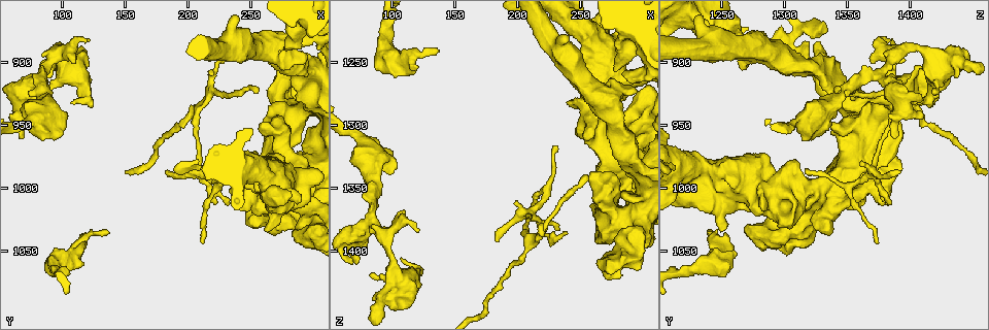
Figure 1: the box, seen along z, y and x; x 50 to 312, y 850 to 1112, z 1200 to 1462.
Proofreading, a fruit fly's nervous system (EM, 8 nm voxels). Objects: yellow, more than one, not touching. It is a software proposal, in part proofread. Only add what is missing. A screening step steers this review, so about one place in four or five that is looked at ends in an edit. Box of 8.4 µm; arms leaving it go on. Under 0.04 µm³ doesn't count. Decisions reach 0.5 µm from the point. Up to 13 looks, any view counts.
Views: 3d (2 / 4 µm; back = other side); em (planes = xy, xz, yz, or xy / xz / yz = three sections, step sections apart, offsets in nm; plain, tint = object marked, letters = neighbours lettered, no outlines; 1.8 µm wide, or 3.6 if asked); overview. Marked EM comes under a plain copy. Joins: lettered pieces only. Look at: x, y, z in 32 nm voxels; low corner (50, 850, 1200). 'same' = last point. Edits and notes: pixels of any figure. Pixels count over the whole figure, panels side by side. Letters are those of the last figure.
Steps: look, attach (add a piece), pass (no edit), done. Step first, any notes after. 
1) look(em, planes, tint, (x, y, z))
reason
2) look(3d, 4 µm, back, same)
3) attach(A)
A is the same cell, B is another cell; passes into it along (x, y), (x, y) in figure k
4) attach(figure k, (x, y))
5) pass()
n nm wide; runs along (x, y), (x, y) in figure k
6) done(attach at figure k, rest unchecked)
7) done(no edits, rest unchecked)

look(em, 3.6 µm, planes, letters, (230, 1012, 1384))
free end

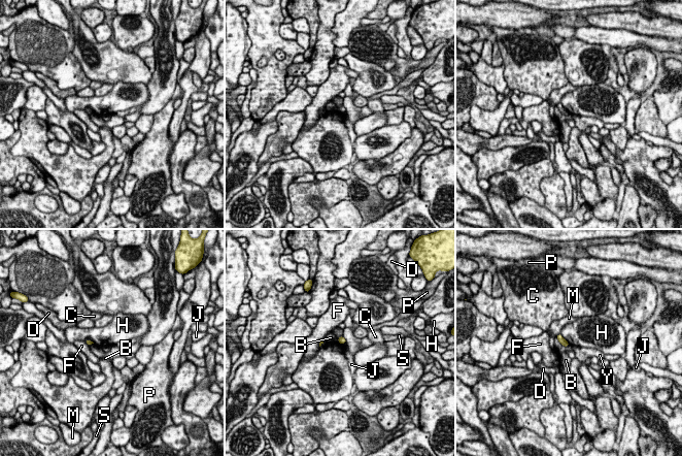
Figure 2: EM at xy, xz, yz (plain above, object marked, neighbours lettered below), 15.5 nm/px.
pass()
90 nm wide; B, C, D, F, H, J, M, P, S and Y are other cells; border along (559, 333), (569, 345) in figure 2; none of them fits

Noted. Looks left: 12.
look(3d, 4 µm, (272, 1000, 1328))
four or more arms meet

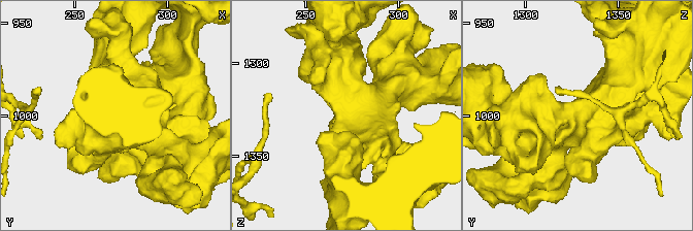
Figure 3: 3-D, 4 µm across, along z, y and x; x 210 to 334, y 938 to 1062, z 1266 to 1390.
look(em, 3.6 µm, yz, step 16, letters, (275, 999, 1329))

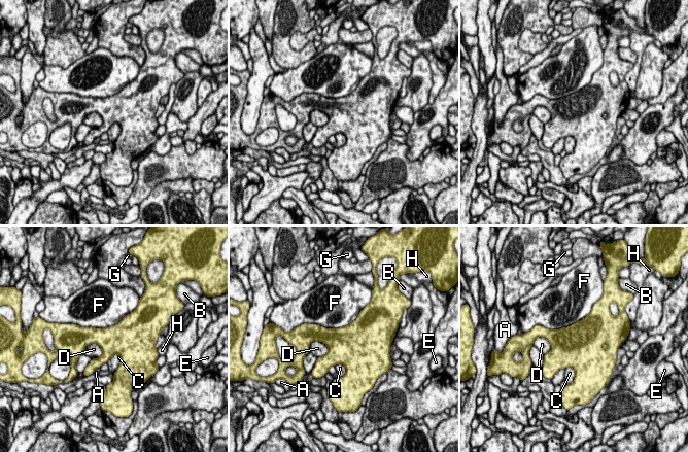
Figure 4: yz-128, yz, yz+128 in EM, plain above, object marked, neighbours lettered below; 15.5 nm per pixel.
look(em, 3.6 µm, planes, letters, same)
cut it another way

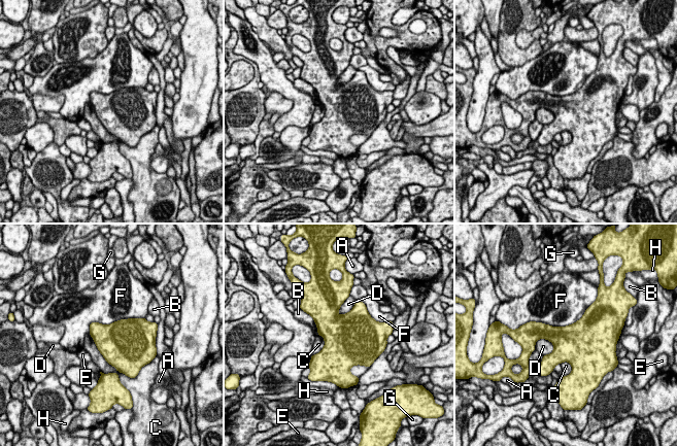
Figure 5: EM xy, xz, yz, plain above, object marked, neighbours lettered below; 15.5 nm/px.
pass()
A, B, C, D, E, F, G and H are other cells; border along (136, 317), (92, 322), (89, 333) in figure 5; none of them fits

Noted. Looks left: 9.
look(em, 3.6 µm, planes, tint, (100, 956, 1322))
branch stops here

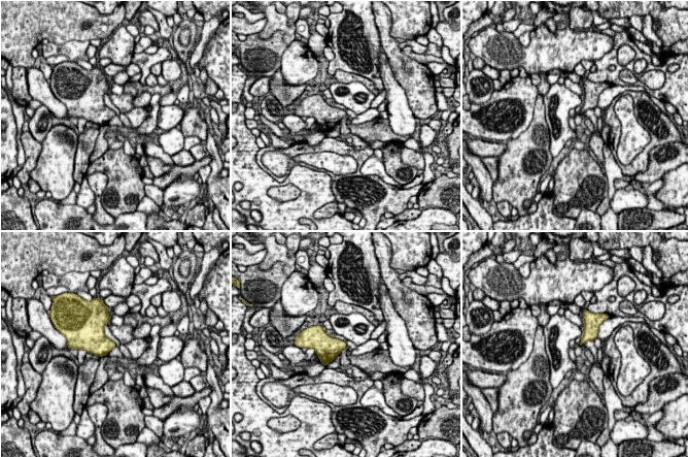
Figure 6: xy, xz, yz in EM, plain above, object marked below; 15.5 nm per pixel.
look(em, 3.6 µm, planes, letters, same)

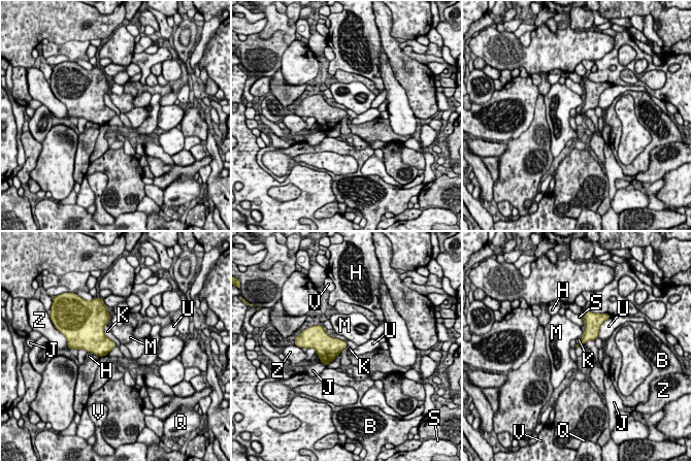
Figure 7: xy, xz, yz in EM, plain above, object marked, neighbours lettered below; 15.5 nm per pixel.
pass()
K touches over 400 nm; B, H, J, K, M, Q, S, U, V and Z are other cells; border along (105, 324), (104, 334), (117, 346) in figure 7; none of them fits

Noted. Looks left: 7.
look(em, planes, letters, (110, 1052, 1250))
thick turns thin

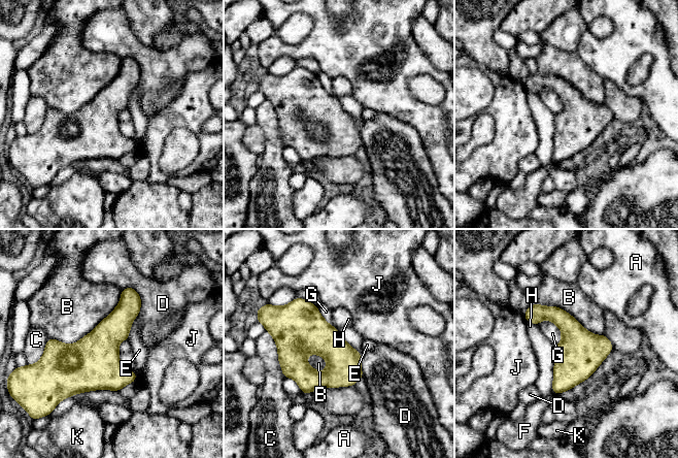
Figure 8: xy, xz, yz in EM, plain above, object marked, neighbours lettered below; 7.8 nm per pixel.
pass()
B touches over 700 nm; A, B, C, D, E, F, G, H, J and K are other cells; no lettered piece goes on from it

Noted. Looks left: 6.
look(em, xz, step 8, tint, (278, 906, 1268))
stops while still wide

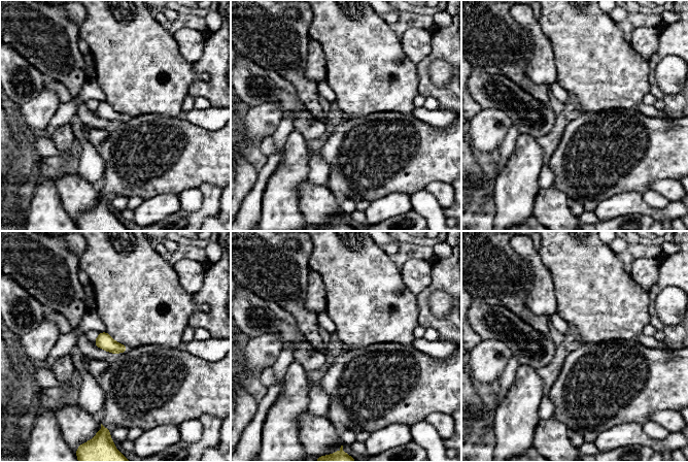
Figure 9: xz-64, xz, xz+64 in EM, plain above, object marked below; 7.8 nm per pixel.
look(em, planes, letters, same)
another direction

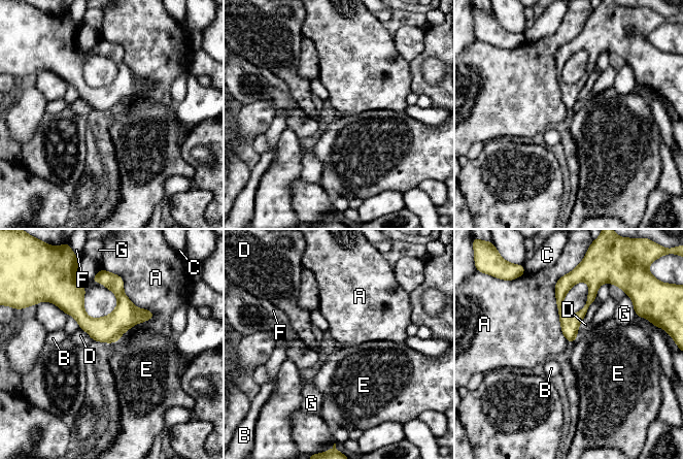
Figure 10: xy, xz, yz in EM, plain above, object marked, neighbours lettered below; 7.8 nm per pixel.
pass()
A, B, C, D, E, F and G are other cells; border along (112, 273), (154, 316), (111, 343) in figure 10; none of them fits

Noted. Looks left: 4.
done(no edits, rest unchecked)

